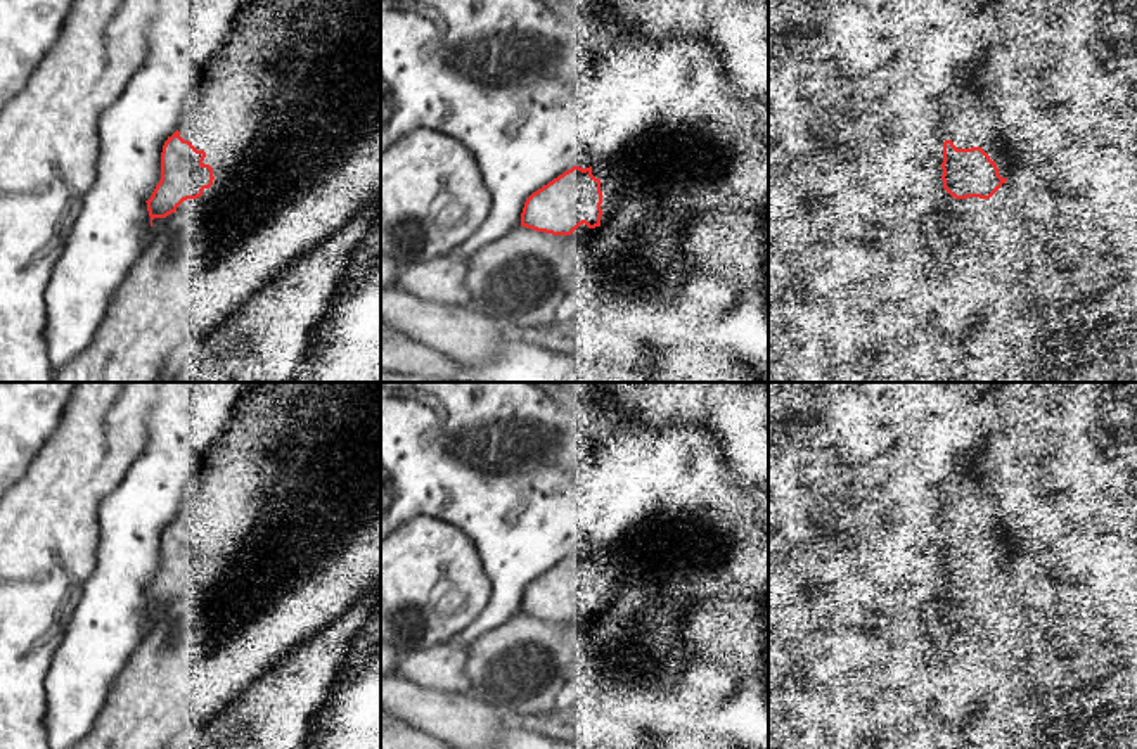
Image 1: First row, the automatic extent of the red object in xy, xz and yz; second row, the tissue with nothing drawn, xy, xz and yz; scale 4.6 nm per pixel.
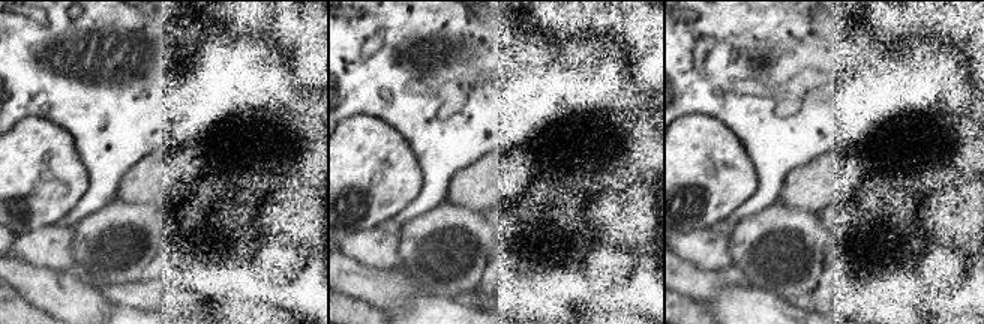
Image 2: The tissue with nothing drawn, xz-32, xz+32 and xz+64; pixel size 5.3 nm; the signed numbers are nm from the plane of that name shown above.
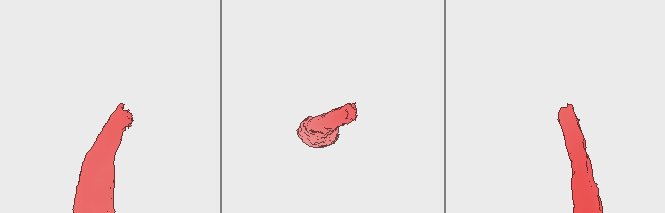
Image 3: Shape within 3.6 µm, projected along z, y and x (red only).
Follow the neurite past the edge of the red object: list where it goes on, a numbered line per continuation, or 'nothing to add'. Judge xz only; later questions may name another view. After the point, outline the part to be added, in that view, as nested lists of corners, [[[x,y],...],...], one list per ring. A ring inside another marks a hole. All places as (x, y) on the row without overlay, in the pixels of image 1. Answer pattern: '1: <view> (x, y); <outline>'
1: xz (613, 573); [[[607,547],[592,554],[592,562],[601,567],[601,614],[604,614],[620,592],[620,586],[626,581],[626,566],[621,562],[620,552],[614,547]]]

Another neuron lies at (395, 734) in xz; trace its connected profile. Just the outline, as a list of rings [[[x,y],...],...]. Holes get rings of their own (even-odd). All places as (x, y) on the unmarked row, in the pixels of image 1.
[[[381,709],[381,749],[452,749]]]

